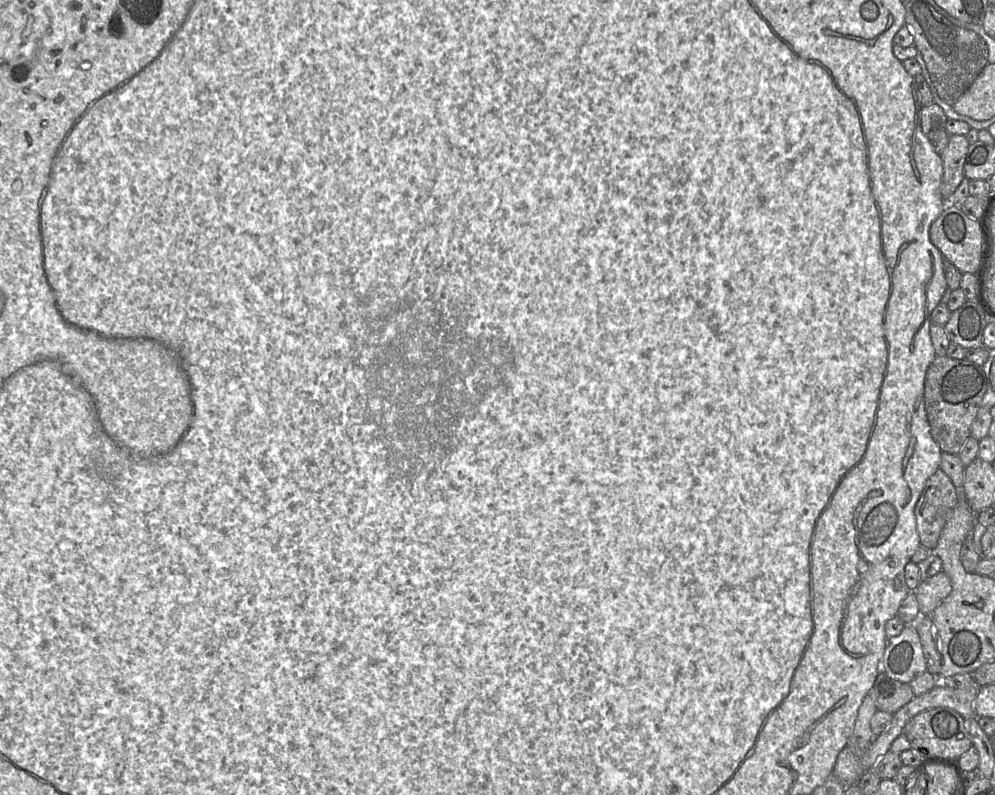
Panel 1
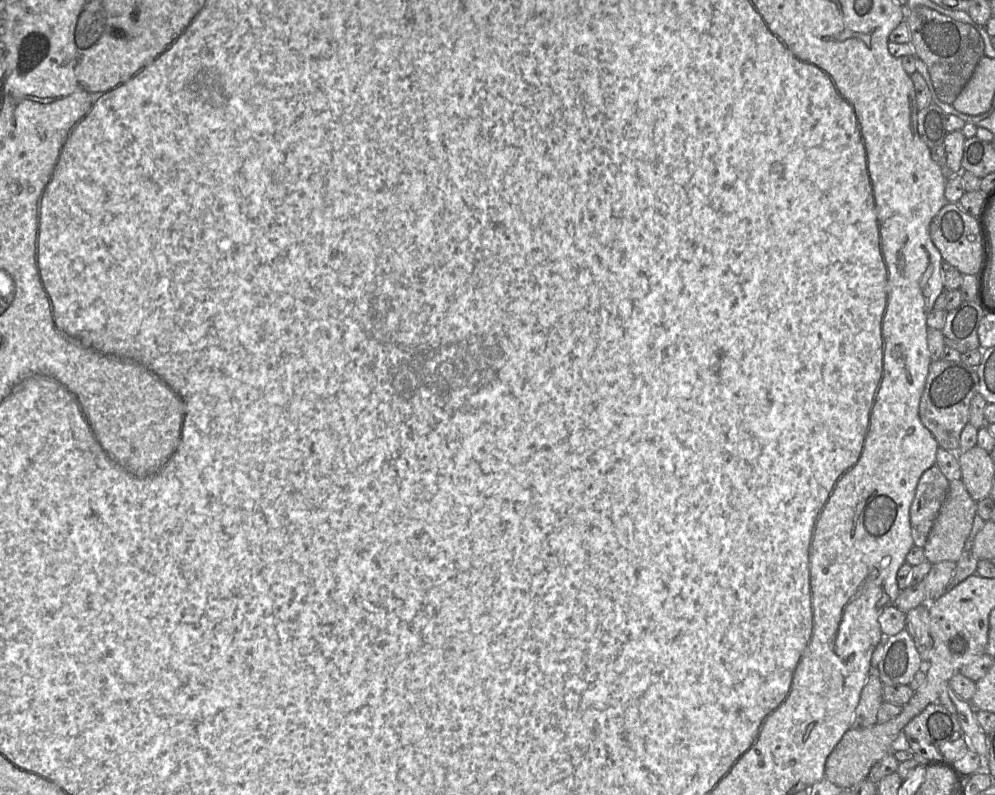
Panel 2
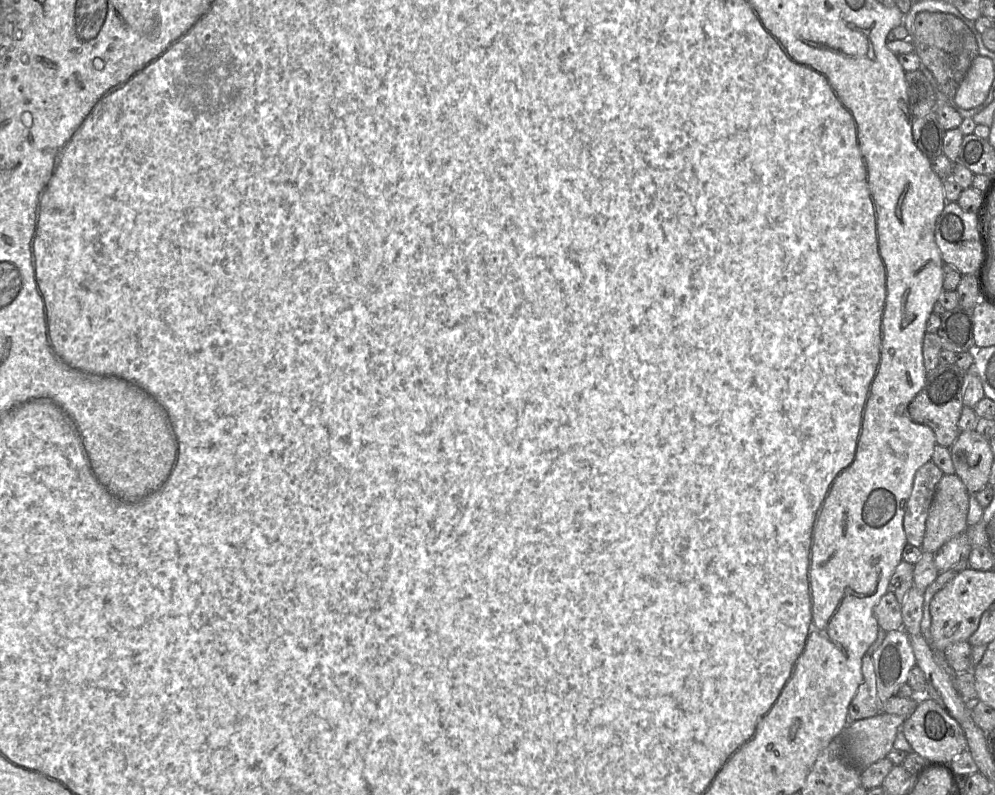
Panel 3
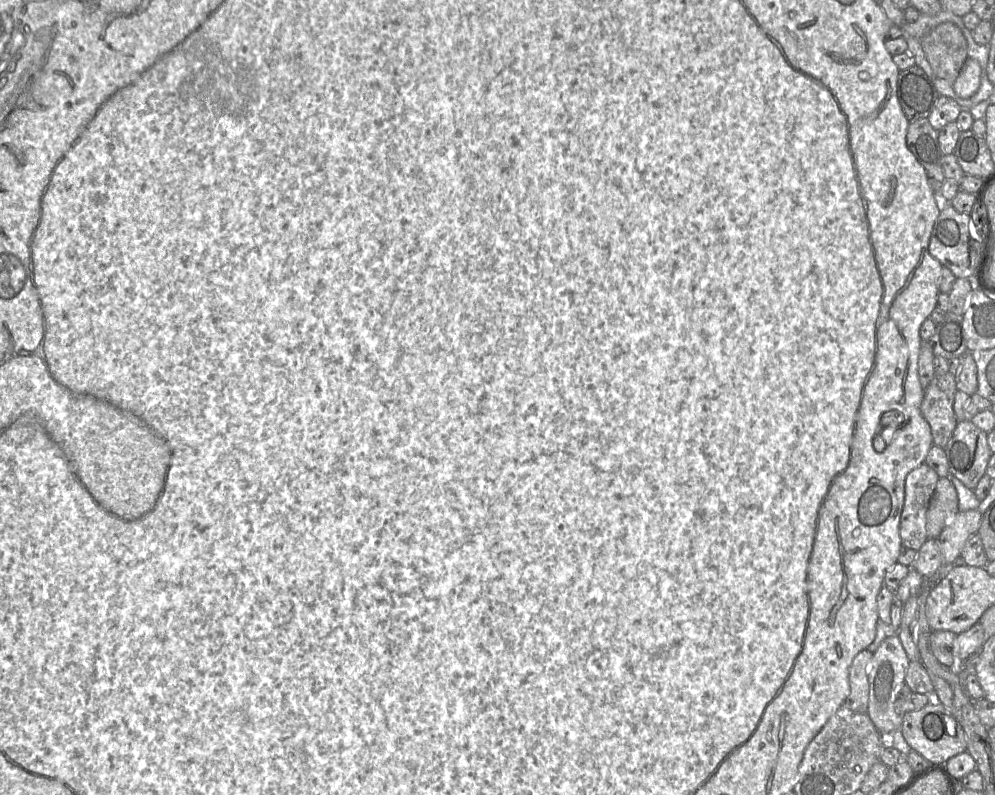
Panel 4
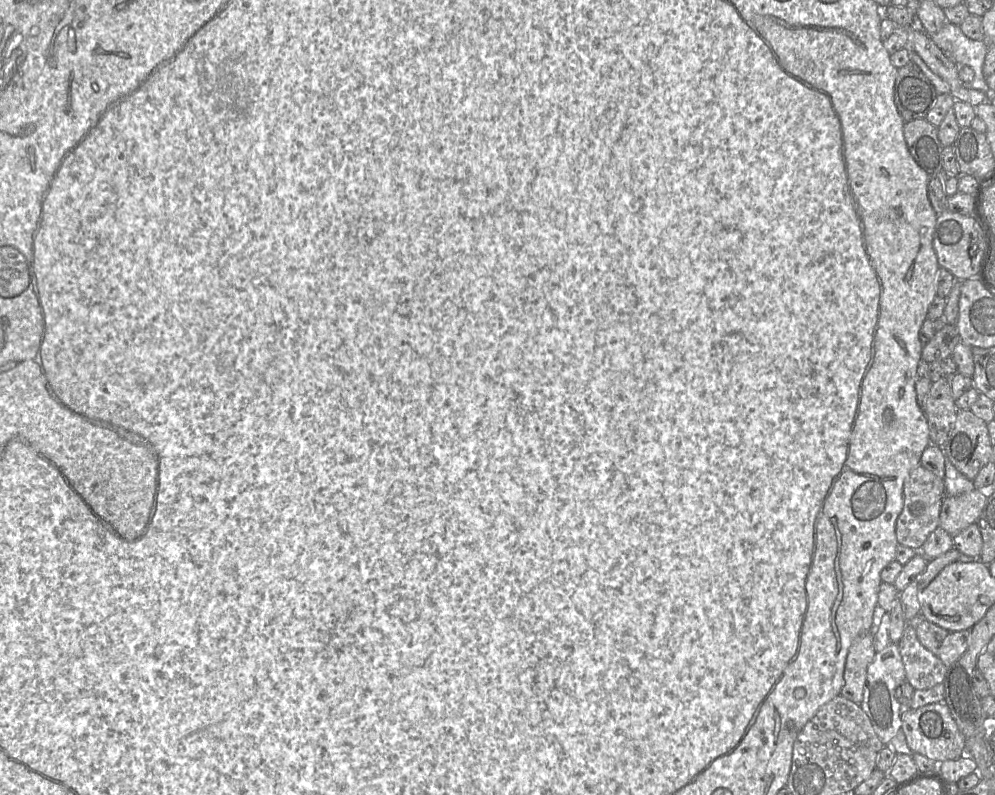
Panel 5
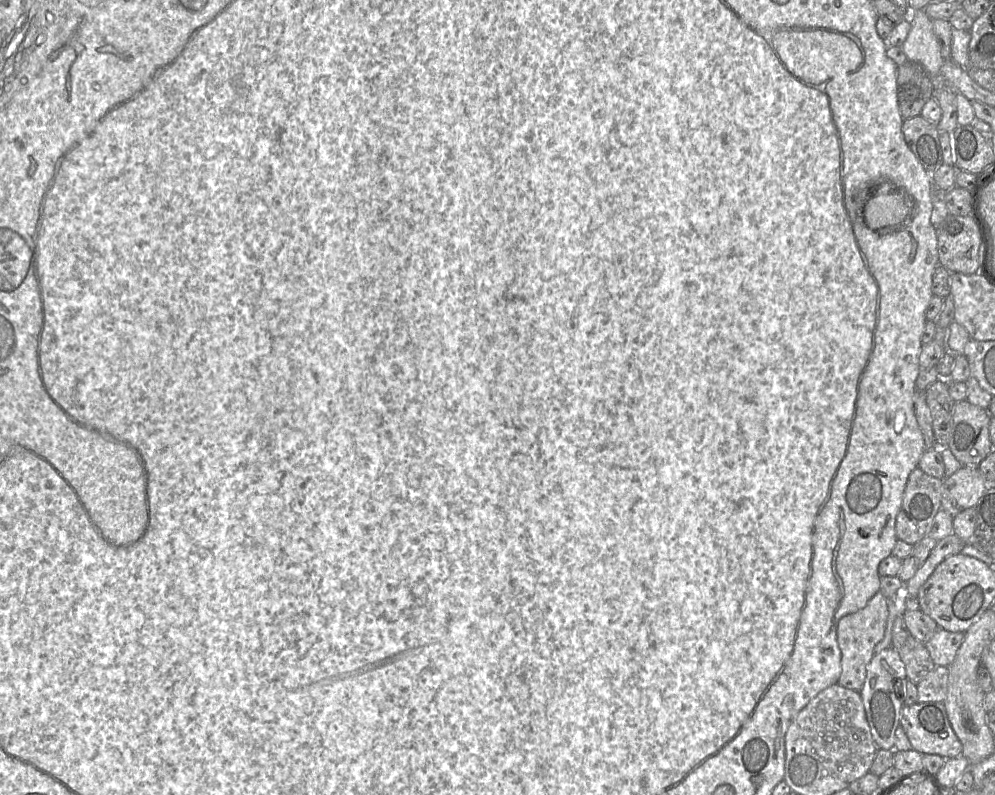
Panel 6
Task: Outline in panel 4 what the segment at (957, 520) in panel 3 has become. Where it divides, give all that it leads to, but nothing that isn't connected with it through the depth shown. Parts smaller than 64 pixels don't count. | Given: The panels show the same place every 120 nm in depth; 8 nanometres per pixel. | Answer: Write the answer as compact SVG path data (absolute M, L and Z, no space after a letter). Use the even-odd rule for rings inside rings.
M939 478L926 513L928 539L938 539L947 521L959 511L957 491L949 478Z

